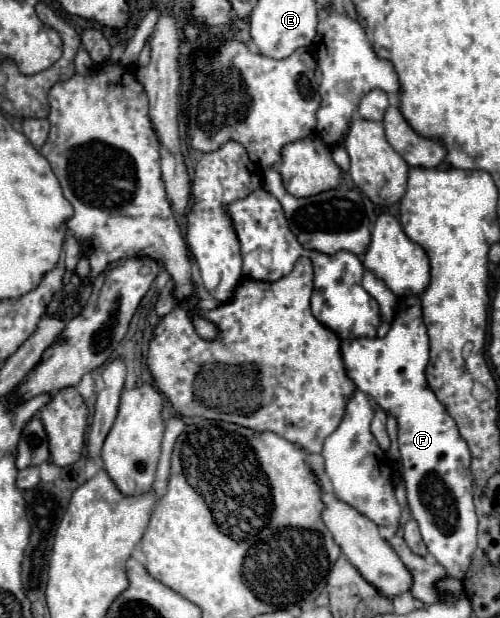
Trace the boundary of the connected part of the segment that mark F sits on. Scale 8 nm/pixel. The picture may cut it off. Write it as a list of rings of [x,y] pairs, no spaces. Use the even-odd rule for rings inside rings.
[[[421,305],[419,313],[401,311],[395,315],[391,331],[383,339],[341,341],[341,353],[347,375],[357,389],[369,395],[387,415],[397,419],[401,472],[407,485],[411,515],[419,523],[429,553],[449,575],[463,579],[477,547],[477,513],[469,469],[471,455],[455,421],[427,385],[425,367],[429,363],[429,335],[421,317]]]

